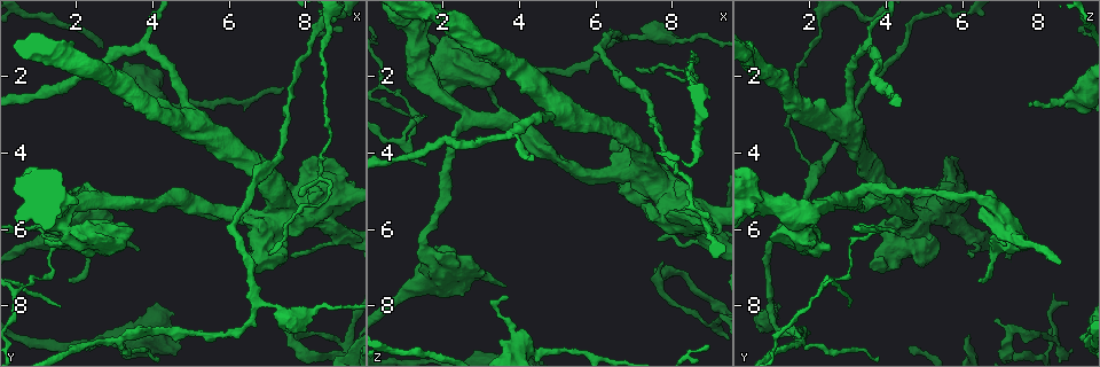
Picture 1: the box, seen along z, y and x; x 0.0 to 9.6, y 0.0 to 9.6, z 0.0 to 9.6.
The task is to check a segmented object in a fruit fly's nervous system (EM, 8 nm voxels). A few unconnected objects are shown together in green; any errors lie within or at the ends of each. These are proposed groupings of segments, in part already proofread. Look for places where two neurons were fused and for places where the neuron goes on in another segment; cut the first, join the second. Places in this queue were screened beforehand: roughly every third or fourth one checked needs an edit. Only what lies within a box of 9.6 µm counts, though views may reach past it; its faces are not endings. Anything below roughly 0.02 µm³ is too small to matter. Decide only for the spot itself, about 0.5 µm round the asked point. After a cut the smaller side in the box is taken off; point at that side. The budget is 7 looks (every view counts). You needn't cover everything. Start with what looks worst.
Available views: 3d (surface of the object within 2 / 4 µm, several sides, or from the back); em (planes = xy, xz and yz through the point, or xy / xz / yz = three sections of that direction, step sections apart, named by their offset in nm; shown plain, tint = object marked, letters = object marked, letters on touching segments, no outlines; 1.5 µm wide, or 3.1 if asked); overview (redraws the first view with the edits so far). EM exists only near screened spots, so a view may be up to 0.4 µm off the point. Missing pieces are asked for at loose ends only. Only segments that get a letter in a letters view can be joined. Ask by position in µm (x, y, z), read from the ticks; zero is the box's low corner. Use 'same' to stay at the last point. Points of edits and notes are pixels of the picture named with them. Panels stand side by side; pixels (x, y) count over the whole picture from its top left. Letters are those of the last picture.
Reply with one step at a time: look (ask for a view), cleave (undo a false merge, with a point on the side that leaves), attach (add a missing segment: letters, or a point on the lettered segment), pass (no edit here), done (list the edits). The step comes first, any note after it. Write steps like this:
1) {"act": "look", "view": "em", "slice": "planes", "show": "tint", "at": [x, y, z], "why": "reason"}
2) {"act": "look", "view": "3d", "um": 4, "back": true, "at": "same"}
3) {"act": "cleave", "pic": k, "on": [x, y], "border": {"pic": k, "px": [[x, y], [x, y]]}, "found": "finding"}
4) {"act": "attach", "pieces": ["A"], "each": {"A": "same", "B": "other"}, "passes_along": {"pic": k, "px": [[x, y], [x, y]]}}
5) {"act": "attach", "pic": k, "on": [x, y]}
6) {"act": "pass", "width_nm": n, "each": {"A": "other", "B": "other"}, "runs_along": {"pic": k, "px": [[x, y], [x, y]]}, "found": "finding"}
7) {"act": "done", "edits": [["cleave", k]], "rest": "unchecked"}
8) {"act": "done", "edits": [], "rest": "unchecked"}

{"act": "look", "view": "em", "slice": "xy", "step": 4, "show": "tint", "at": [1.35, 6.35, 3.10]}

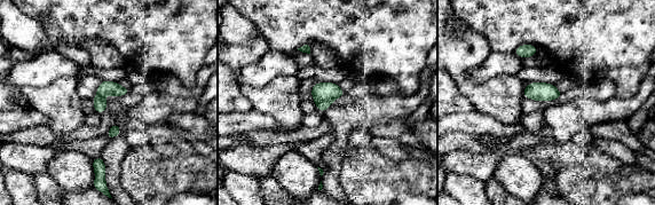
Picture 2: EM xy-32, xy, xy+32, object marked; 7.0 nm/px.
{"act": "look", "view": "em", "slice": "planes", "show": "tint", "at": "same", "why": "cut it another way"}

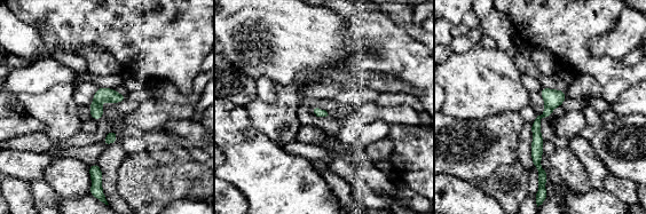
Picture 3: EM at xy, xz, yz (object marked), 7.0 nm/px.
{"act": "look", "view": "em", "slice": "planes", "show": "letters", "at": "same", "why": "what lies round it"}

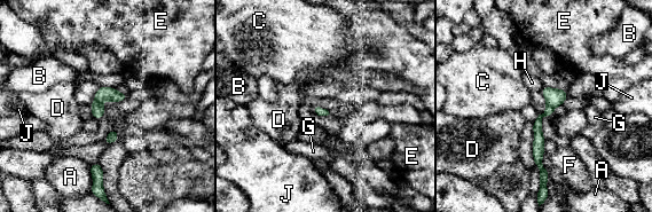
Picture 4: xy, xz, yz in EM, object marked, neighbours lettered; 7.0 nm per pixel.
{"act": "cleave", "pic": 4, "on": [555, 97], "longest_contact_nm": ["A", 150], "each": {"A": "other", "B": "other", "C": "other", "D": "other", "E": "other", "F": "other", "G": "other", "H": "other", "J": "other"}, "found": "a second neuron is stuck on"}

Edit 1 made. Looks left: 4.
{"act": "look", "view": "overview"}

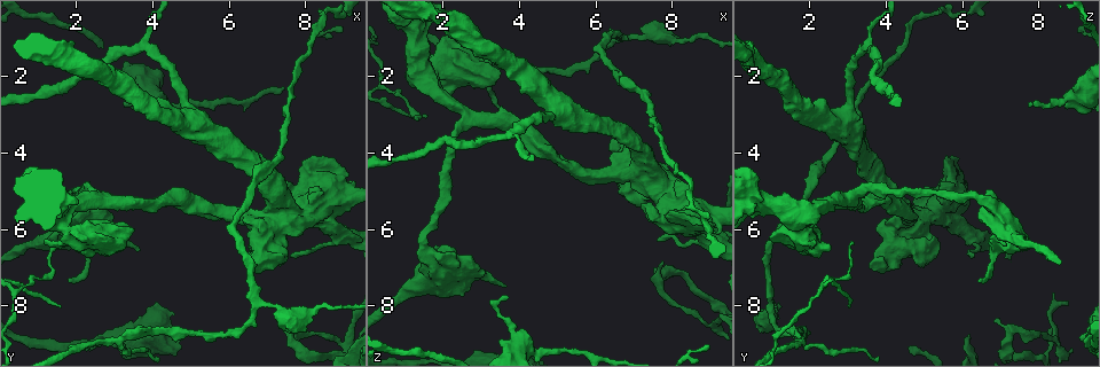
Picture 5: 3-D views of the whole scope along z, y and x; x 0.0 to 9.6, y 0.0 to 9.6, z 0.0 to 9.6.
{"act": "look", "view": "em", "slice": "xz", "step": 4, "show": "tint", "at": [7.75, 8.30, 6.80], "why": "branch stops here"}

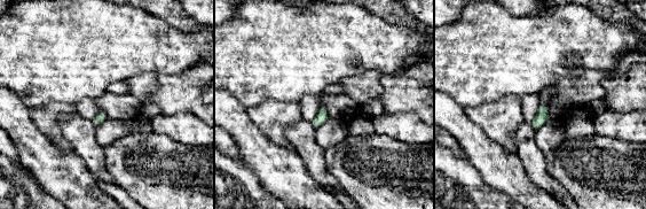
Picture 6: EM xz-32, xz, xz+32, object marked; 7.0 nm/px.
{"act": "look", "view": "em", "slice": "planes", "show": "letters", "at": "same", "why": "cut it another way"}

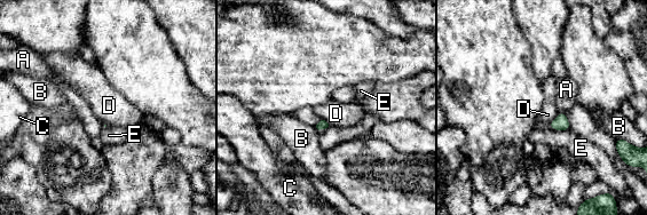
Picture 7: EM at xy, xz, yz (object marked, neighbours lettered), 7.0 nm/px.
{"act": "pass", "each": {"A": "other", "B": "other", "C": "other", "D": "other", "E": "other"}, "found": "none of them fits"}

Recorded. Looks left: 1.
{"act": "done", "edits": [["cleave", 4]], "rest": "unchecked"}

